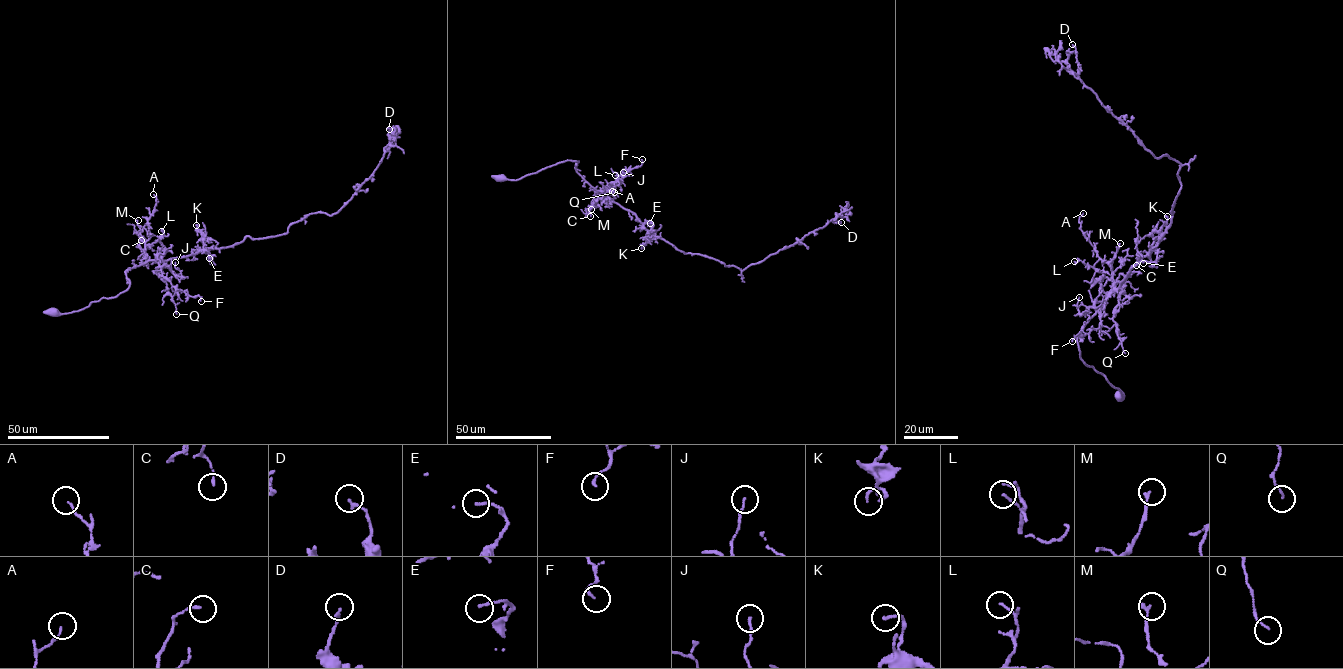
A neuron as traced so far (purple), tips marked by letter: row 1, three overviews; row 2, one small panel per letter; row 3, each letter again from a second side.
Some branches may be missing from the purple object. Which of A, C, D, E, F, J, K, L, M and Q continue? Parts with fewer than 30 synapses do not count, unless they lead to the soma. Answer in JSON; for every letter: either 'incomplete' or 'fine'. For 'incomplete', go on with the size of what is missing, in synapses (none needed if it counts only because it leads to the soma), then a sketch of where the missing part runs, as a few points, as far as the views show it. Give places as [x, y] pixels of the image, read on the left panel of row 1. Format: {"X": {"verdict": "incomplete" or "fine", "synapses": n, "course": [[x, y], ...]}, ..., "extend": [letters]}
{"A": {"verdict": "fine"}, "C": {"verdict": "fine"}, "D": {"verdict": "fine"}, "E": {"verdict": "fine"}, "F": {"verdict": "fine"}, "J": {"verdict": "fine"}, "K": {"verdict": "fine"}, "L": {"verdict": "fine"}, "M": {"verdict": "fine"}, "Q": {"verdict": "fine"}, "extend": []}

